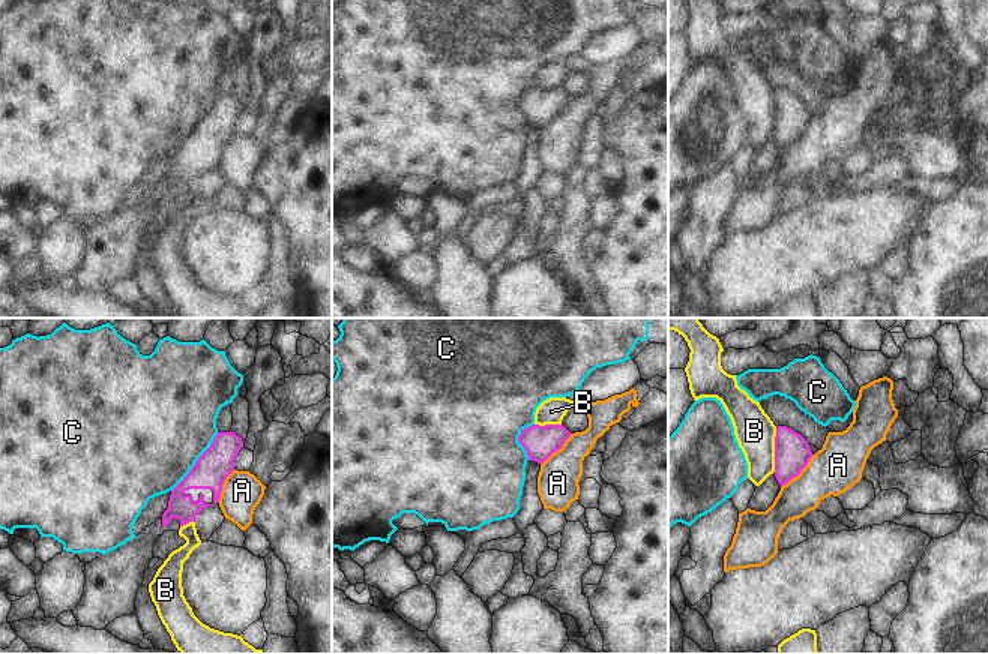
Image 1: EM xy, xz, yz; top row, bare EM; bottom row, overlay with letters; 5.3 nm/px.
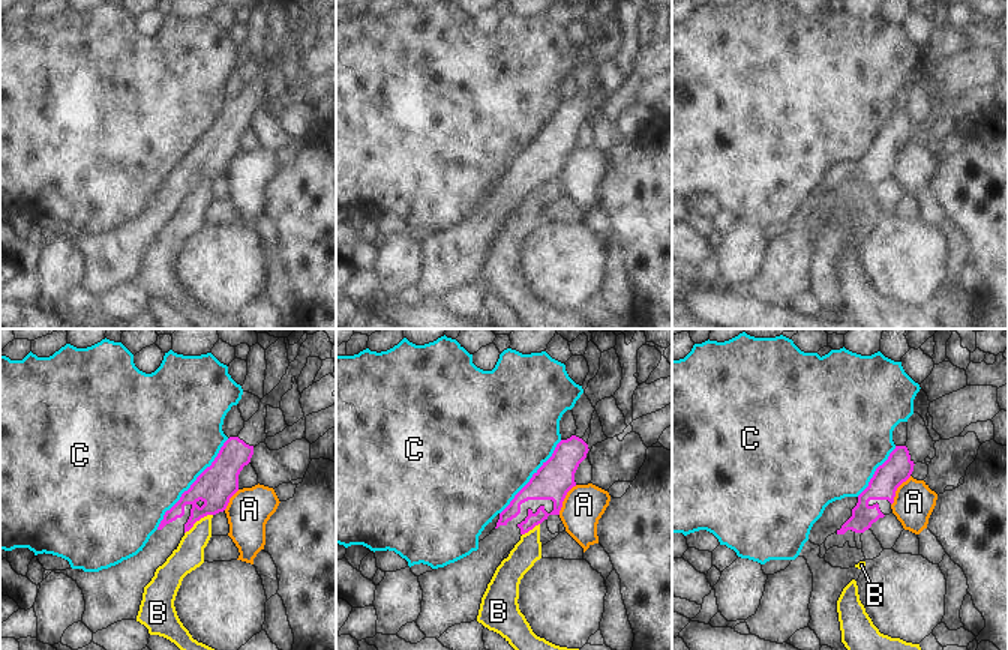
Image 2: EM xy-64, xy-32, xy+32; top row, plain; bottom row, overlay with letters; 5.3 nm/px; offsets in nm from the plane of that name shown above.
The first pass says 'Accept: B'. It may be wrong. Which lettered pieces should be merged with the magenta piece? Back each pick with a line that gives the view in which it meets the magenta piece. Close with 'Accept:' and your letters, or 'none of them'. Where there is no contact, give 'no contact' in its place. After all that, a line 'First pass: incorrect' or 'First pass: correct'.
Accept: none of them
First pass: incorrect

